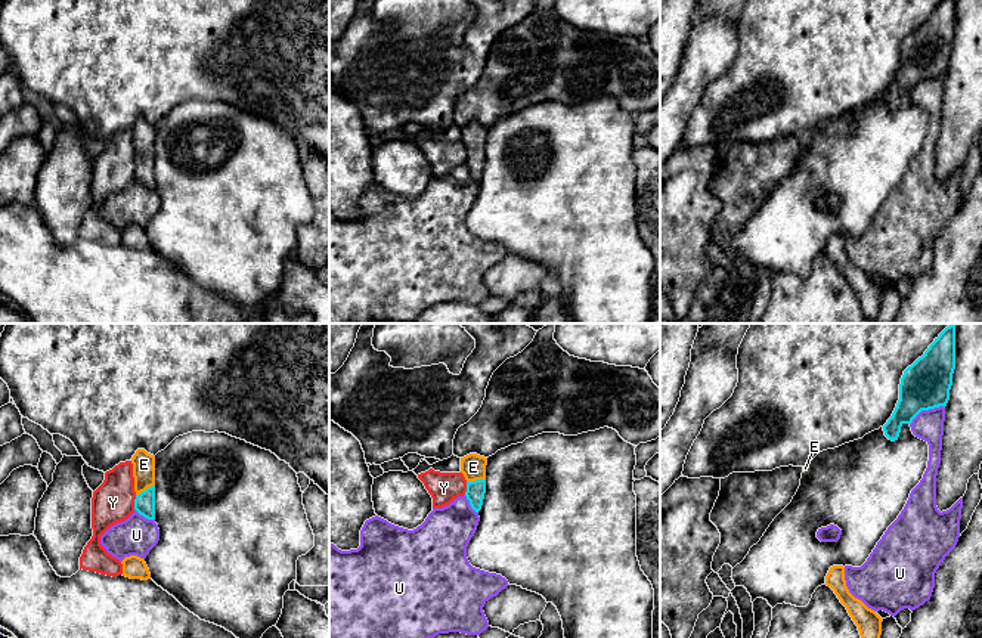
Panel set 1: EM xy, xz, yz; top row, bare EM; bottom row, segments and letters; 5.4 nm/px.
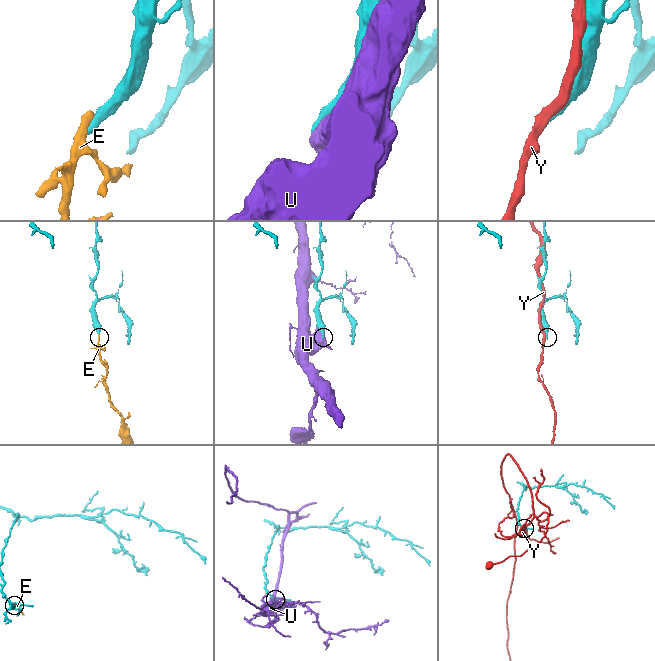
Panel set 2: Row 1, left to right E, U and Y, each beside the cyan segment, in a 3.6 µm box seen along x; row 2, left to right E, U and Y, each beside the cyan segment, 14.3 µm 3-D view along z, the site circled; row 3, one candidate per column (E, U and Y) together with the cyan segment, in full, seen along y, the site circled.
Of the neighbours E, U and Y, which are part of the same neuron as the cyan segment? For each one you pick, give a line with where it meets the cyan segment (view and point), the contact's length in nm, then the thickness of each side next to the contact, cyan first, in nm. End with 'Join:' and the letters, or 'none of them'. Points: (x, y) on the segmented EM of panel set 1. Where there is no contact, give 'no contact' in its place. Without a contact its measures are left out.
E: contact xy (146, 489); length 120 nm; calibres 110 and 130 nm
Join: E

